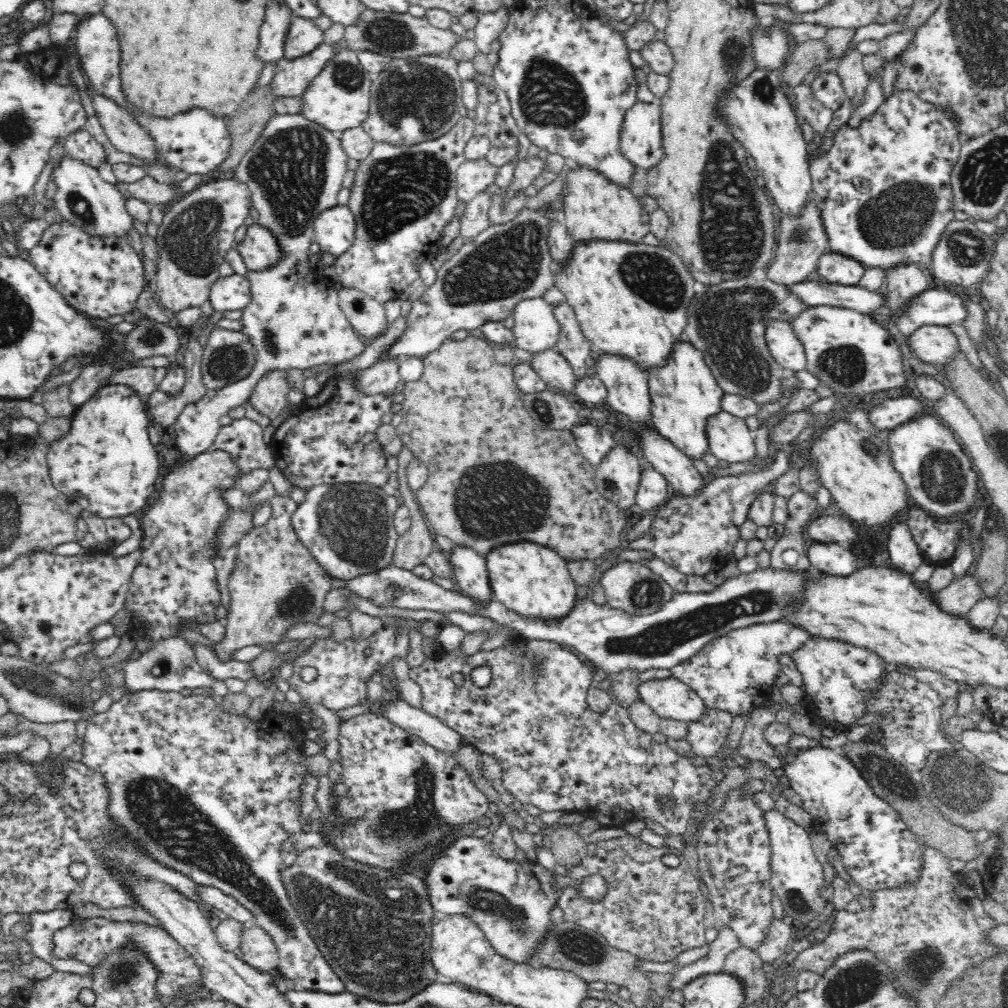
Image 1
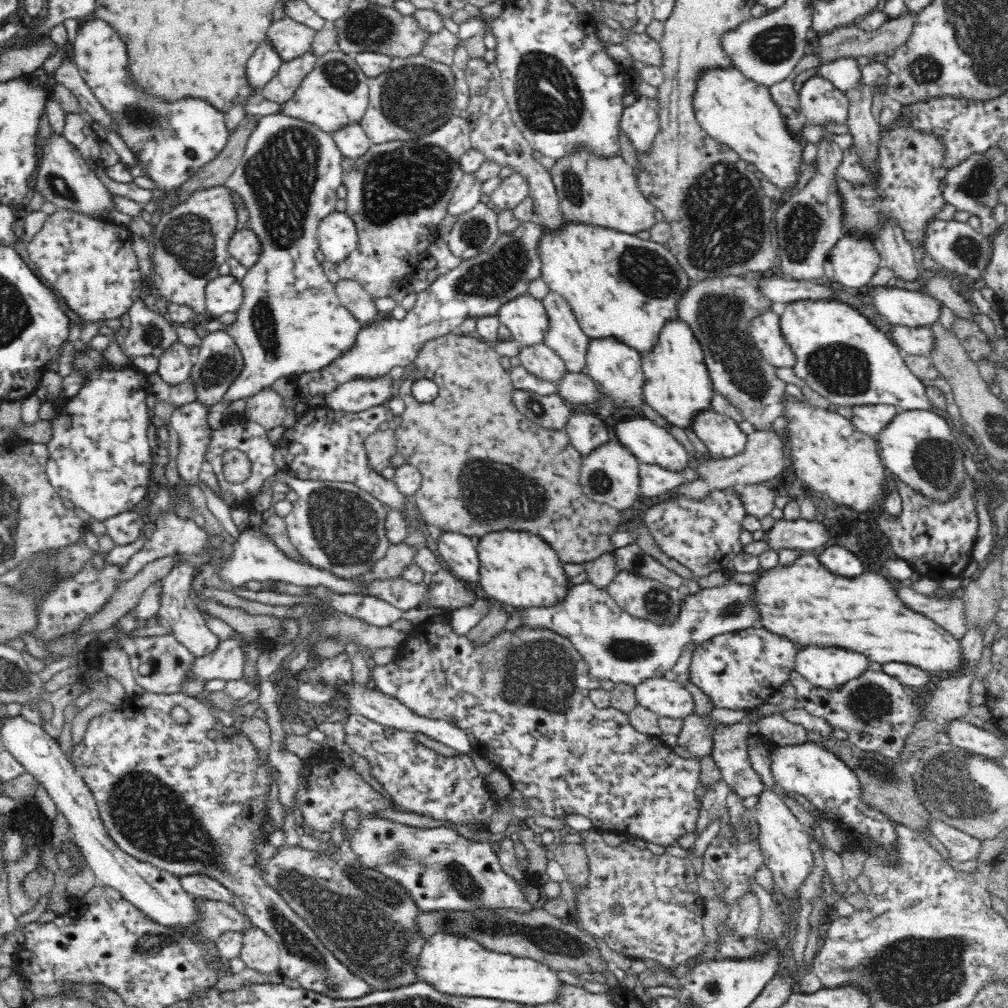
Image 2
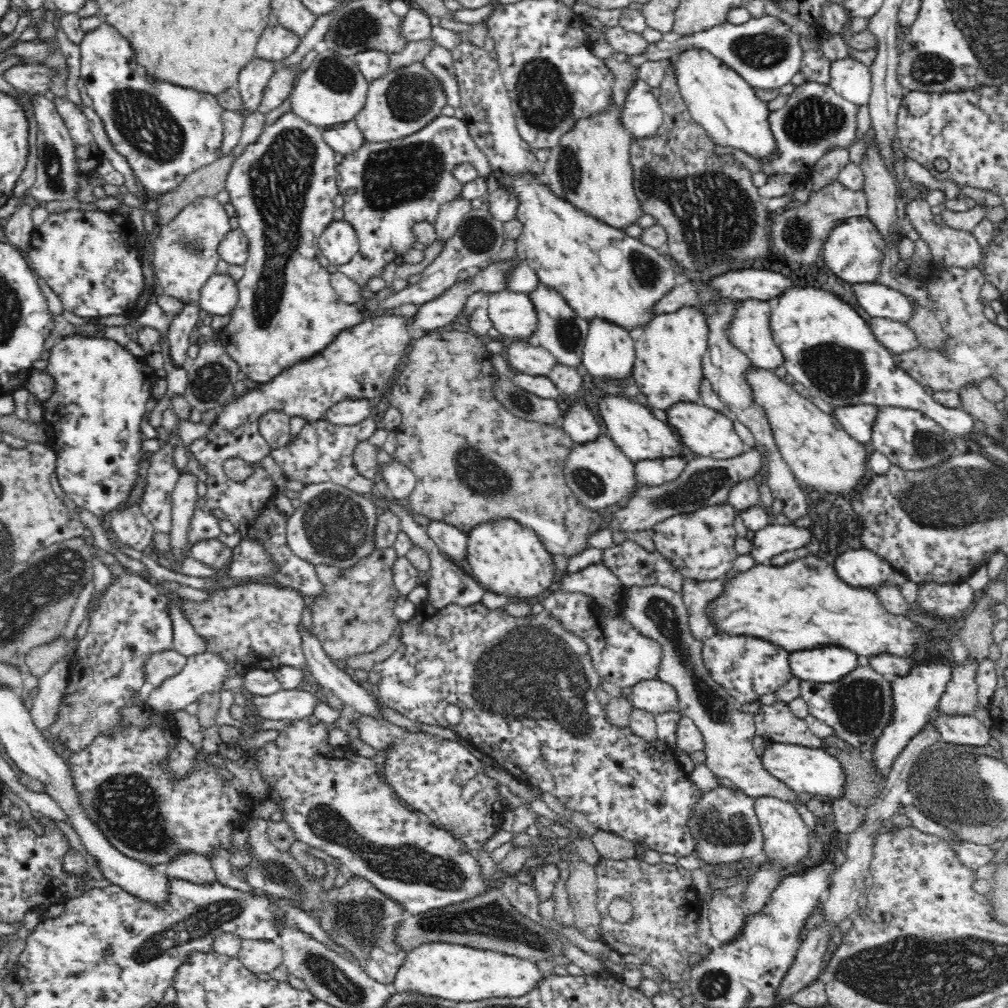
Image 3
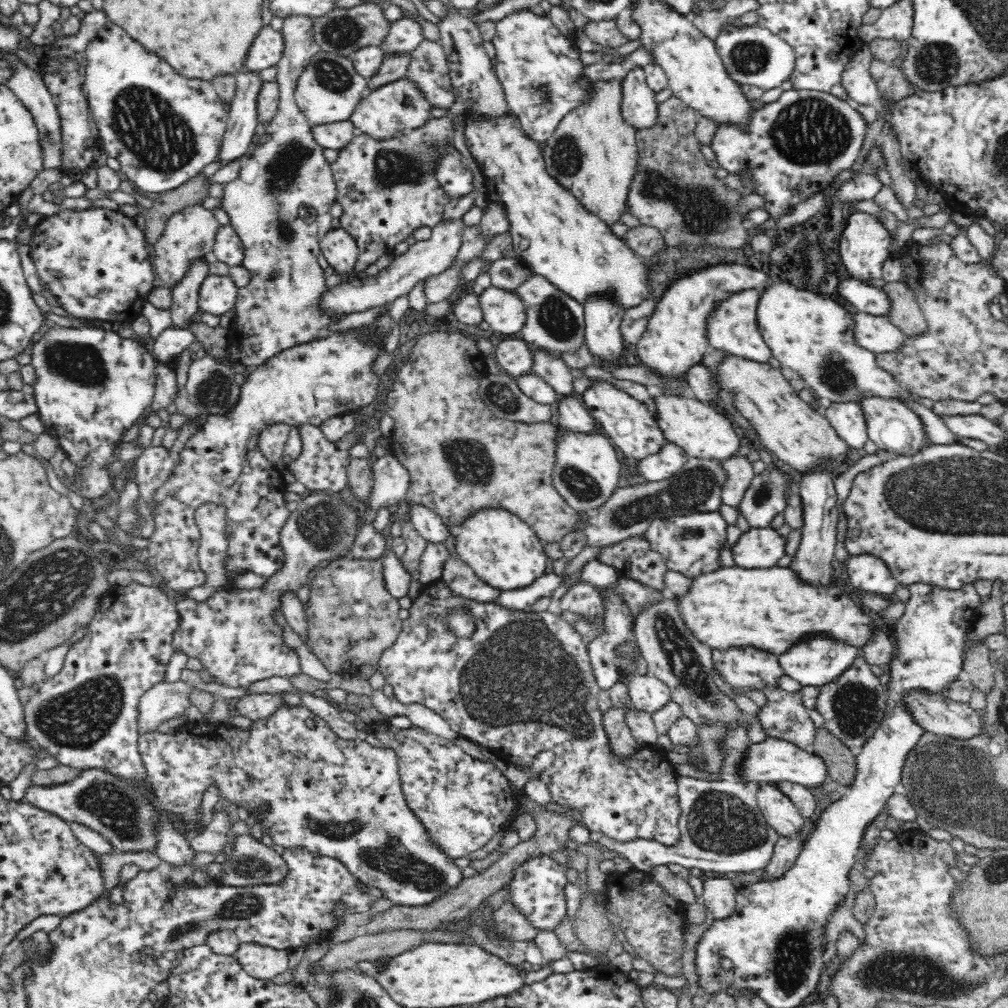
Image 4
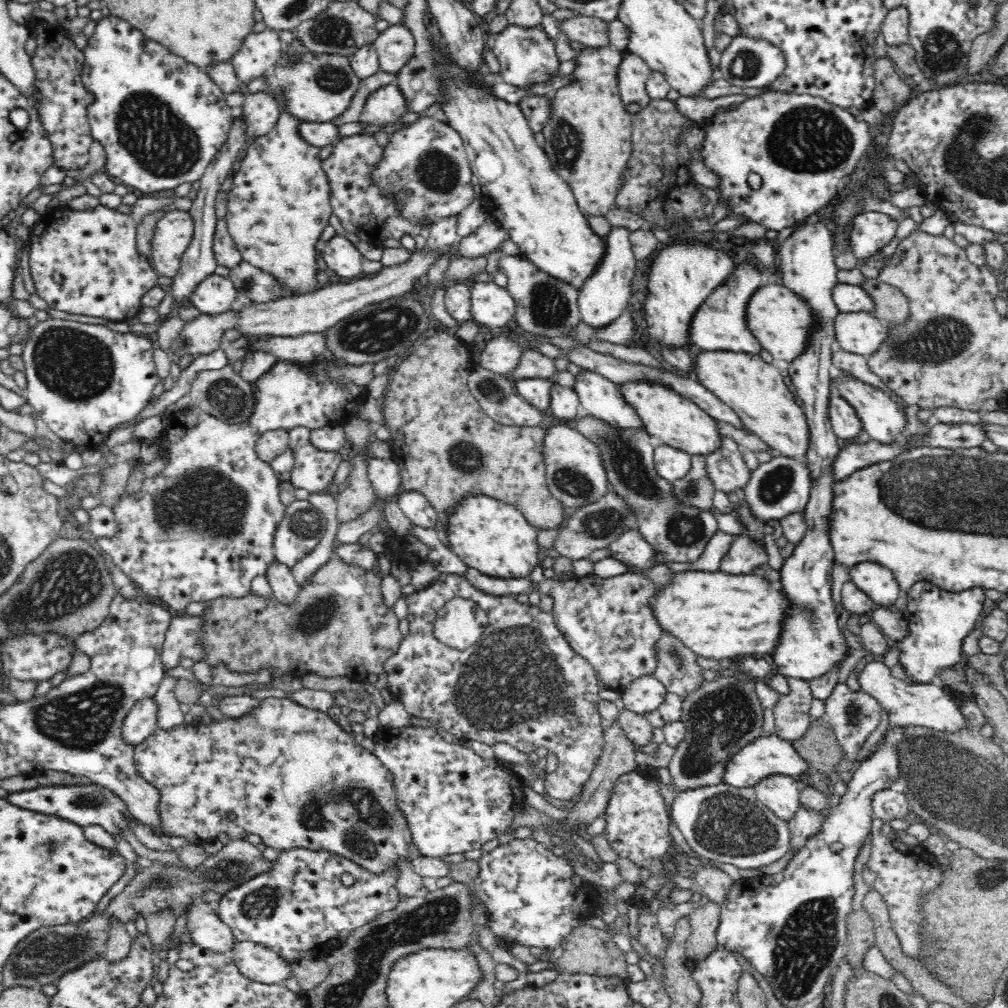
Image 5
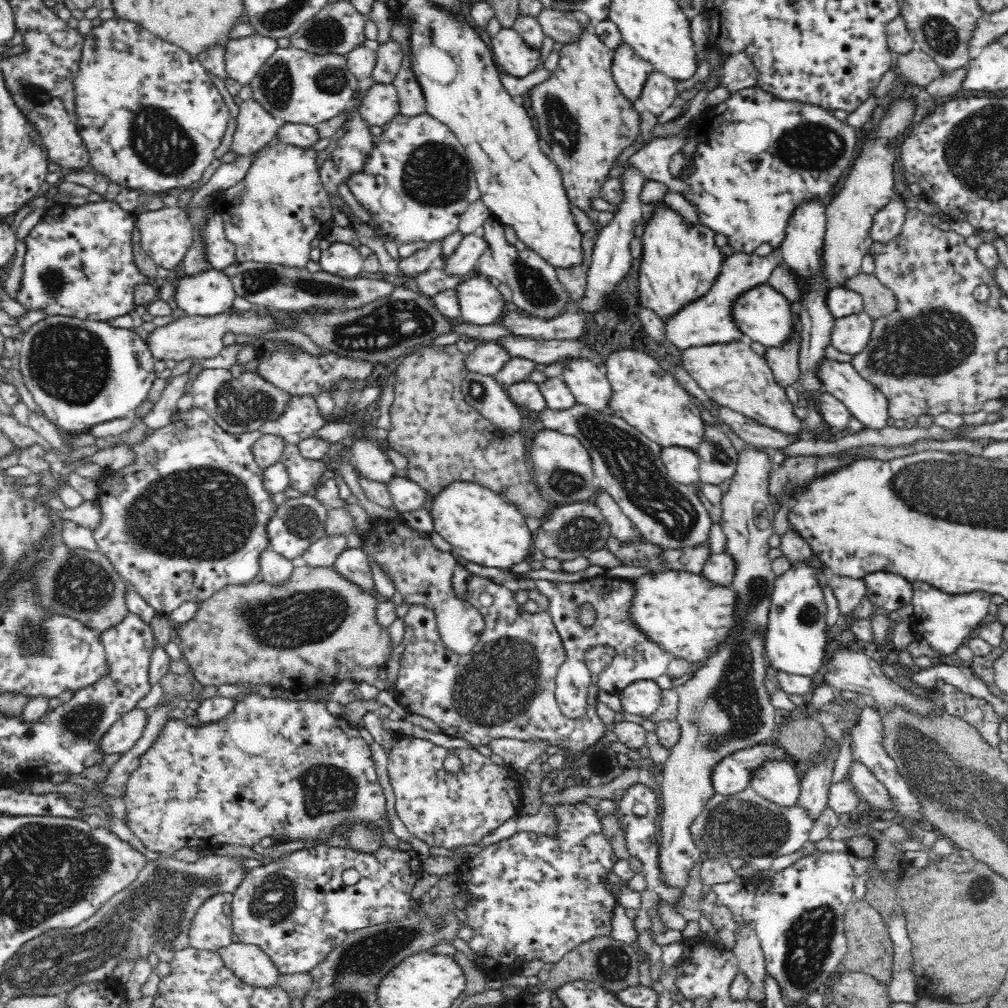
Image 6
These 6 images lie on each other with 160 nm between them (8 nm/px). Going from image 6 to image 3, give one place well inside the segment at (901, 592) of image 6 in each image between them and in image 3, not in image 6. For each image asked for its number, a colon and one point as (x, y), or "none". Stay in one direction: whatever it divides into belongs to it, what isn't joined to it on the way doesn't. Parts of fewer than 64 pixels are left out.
3: (860, 567)
4: (871, 574)
5: (879, 583)

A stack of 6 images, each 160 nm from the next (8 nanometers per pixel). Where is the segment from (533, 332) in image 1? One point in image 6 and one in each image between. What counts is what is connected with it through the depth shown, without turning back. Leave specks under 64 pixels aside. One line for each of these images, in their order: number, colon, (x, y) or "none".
2: (526, 317)
3: (513, 314)
4: (505, 312)
5: (492, 306)
6: (481, 303)

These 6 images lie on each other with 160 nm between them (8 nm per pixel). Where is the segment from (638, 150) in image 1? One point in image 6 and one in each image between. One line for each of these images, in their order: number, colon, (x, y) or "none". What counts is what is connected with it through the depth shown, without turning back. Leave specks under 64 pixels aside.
2: (640, 121)
3: (642, 115)
4: (639, 108)
5: (633, 73)
6: (630, 72)

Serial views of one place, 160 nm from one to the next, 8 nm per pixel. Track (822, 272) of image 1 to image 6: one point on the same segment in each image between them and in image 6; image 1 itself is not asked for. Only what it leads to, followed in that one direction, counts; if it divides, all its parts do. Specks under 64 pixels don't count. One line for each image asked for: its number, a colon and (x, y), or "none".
2: (850, 262)
3: (854, 252)
4: (864, 246)
5: (871, 231)
6: (887, 223)

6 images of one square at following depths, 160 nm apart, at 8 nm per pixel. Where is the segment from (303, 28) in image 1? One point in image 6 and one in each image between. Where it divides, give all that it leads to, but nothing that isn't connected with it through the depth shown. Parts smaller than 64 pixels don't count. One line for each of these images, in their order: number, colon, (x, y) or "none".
2: (290, 38)
3: (277, 43)
4: (268, 47)
5: (261, 51)
6: (244, 56)

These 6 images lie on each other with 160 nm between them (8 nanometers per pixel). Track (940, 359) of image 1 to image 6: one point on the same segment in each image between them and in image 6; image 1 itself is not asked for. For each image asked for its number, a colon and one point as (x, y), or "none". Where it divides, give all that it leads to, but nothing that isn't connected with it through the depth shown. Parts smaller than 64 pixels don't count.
2: (915, 342)
3: (898, 337)
4: (878, 334)
5: (859, 333)
6: (851, 334)

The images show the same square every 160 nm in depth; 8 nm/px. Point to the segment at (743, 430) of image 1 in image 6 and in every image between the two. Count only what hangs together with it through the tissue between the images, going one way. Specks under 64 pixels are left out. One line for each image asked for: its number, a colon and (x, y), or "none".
2: (723, 437)
3: (709, 433)
4: (695, 426)
5: (670, 419)
6: (648, 397)

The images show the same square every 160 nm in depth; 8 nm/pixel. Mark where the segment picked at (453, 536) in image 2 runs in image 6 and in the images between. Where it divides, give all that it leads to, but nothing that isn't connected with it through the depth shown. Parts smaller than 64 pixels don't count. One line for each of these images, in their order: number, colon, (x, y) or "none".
3: (453, 543)
4: (429, 525)
5: (415, 506)
6: (408, 496)

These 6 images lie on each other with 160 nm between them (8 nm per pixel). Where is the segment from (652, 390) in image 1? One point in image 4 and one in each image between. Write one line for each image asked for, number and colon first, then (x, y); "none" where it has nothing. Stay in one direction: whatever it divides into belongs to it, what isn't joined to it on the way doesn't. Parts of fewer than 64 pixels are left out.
2: (677, 386)
3: (668, 370)
4: (676, 338)

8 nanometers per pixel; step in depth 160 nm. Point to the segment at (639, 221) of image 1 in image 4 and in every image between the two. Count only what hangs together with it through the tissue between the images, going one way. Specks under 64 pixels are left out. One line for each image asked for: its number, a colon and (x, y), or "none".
2: (596, 192)
3: (590, 168)
4: (593, 155)

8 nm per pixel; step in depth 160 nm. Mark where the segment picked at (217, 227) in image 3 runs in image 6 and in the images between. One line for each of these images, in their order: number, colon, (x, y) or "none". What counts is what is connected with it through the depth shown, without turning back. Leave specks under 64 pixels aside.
4: (190, 235)
5: (175, 231)
6: (167, 234)

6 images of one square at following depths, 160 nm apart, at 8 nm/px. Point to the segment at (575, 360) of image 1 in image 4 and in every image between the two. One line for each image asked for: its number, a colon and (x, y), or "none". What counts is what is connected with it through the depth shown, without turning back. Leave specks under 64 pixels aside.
2: (565, 336)
3: (559, 330)
4: (555, 323)

